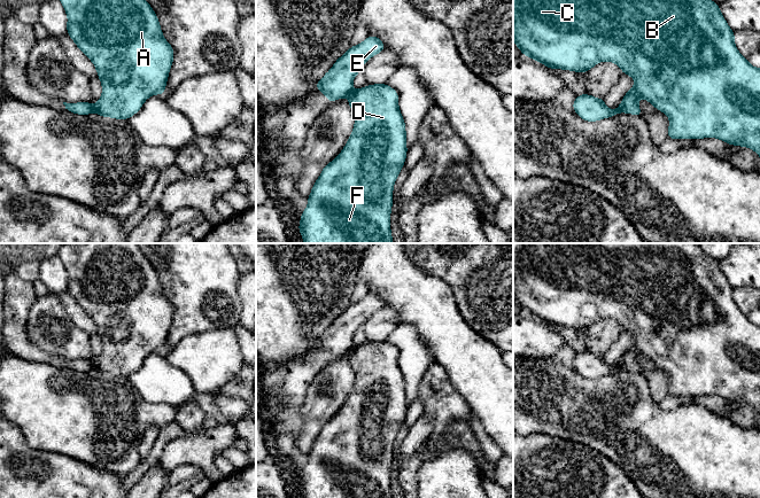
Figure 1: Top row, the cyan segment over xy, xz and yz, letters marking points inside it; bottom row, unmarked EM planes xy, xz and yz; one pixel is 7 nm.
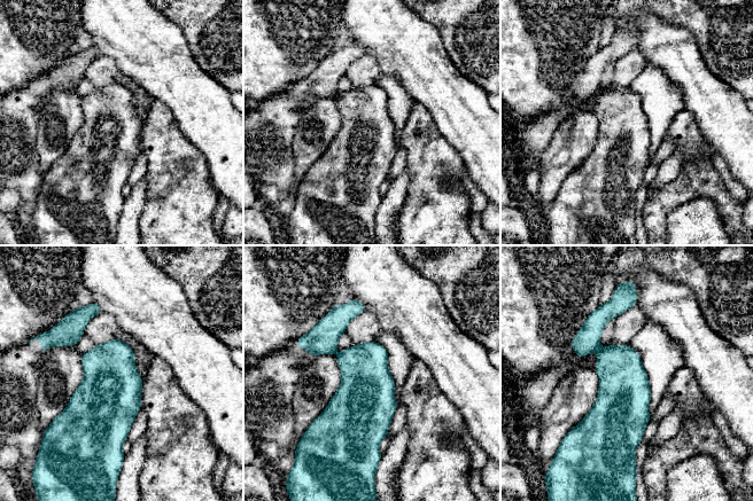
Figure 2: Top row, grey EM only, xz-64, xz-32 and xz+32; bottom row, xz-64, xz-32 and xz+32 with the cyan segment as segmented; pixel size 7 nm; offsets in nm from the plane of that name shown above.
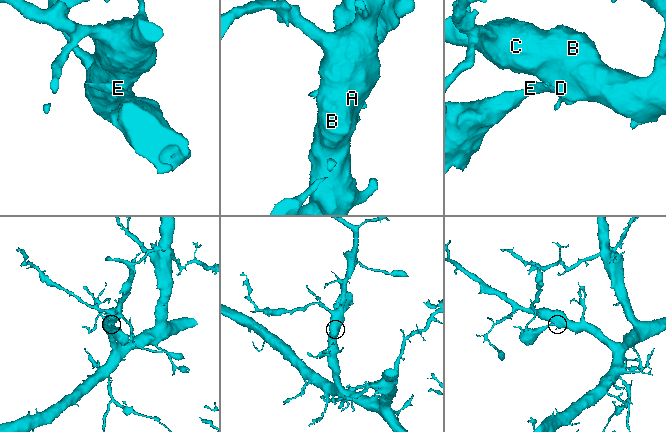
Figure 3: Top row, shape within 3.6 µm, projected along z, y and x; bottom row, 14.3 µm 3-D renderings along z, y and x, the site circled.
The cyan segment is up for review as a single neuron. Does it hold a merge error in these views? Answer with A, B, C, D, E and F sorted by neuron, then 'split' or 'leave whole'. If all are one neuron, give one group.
A B C D F / E; split

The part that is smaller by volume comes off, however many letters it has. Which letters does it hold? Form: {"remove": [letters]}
{"remove": ["E"]}

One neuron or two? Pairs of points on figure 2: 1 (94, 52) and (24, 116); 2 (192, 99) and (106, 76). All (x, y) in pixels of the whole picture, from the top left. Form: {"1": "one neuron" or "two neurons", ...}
{"1": "one neuron", "2": "two neurons"}

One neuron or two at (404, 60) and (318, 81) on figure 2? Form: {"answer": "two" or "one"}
{"answer": "two"}

